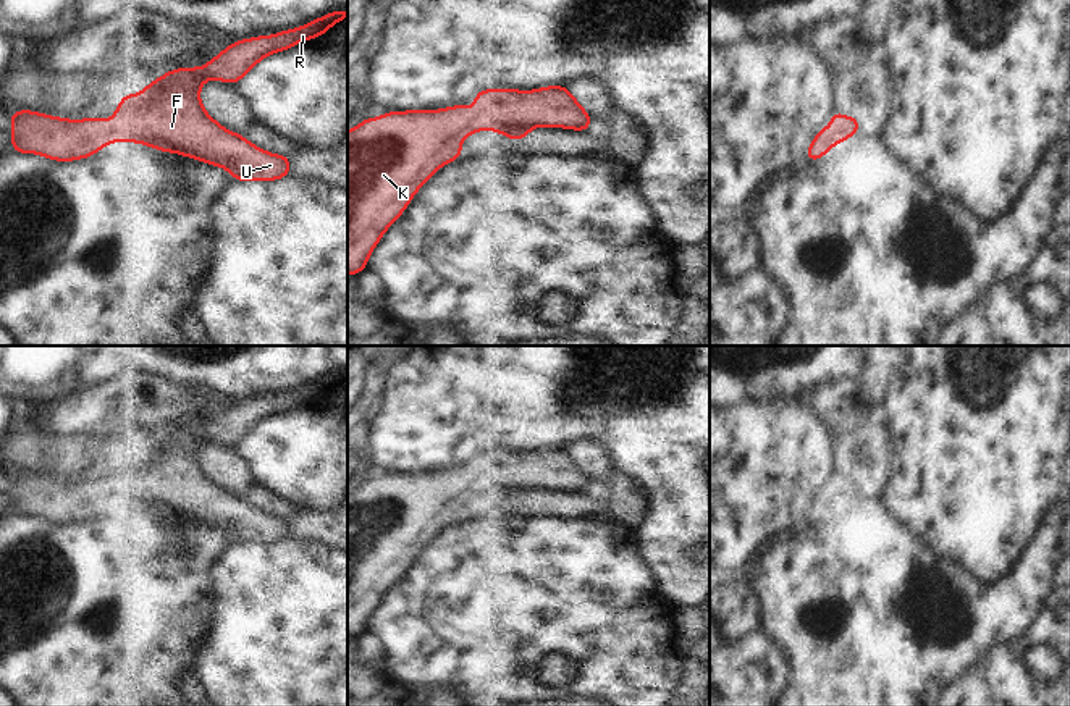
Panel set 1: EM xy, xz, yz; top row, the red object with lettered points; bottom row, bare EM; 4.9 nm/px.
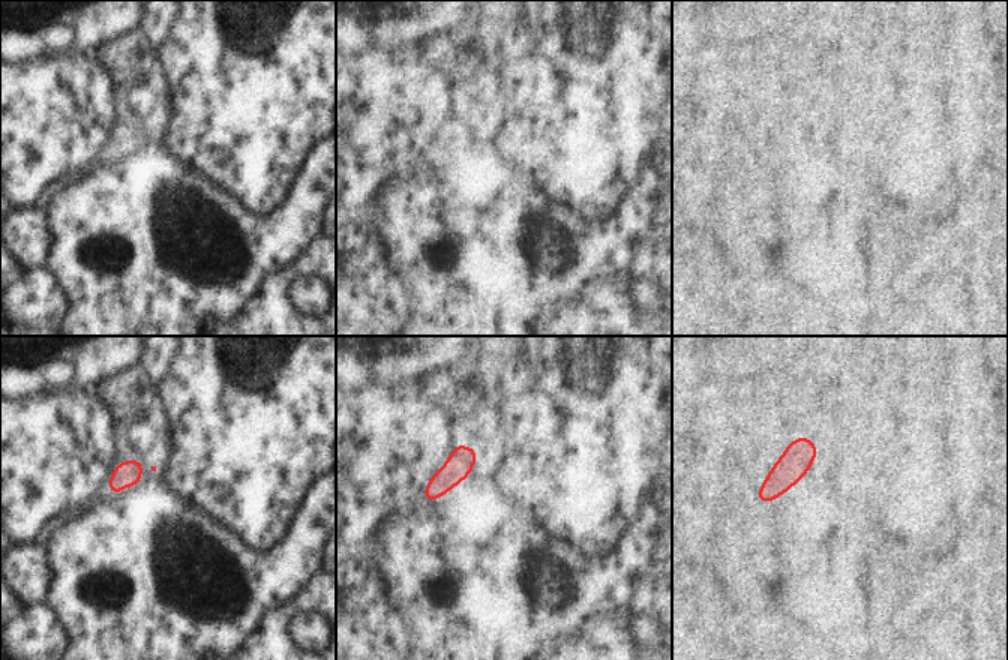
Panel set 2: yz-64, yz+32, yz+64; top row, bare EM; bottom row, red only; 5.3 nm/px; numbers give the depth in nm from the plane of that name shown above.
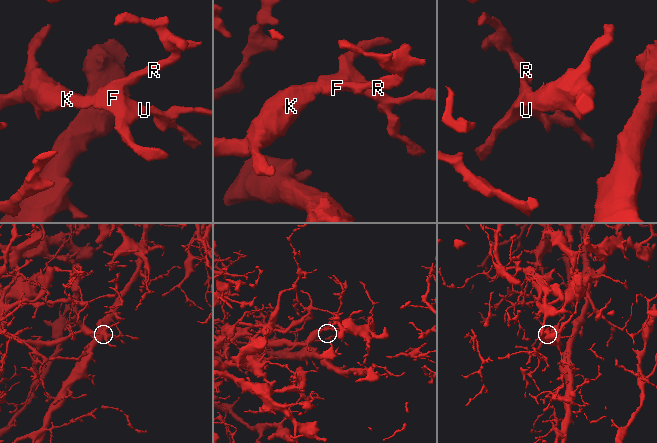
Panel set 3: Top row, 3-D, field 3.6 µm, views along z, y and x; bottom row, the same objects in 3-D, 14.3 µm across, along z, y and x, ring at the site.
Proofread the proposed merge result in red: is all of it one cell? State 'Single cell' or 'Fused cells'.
Single cell.

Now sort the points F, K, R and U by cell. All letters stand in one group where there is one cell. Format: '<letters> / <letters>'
F K R U

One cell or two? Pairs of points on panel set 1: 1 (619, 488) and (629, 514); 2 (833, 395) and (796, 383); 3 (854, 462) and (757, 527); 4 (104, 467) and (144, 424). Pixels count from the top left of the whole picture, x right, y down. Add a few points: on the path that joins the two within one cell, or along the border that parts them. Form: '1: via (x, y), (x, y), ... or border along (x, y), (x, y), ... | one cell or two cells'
1: via (621, 495), (629, 508) | one cell
2: border along (849, 378), (823, 380), (804, 398) | two cells
3: border along (841, 443), (838, 453), (839, 472) | two cells
4: border along (81, 435), (101, 430), (118, 446) | two cells

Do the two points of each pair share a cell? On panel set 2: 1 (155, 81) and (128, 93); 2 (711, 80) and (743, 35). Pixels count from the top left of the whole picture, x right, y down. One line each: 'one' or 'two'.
1: one
2: two

